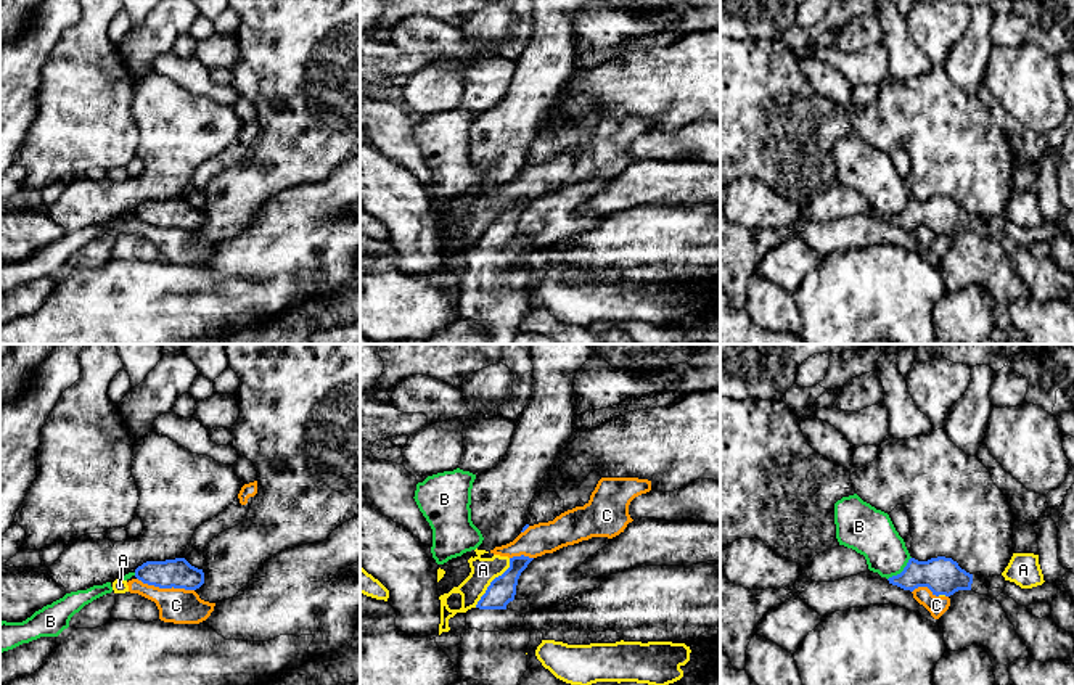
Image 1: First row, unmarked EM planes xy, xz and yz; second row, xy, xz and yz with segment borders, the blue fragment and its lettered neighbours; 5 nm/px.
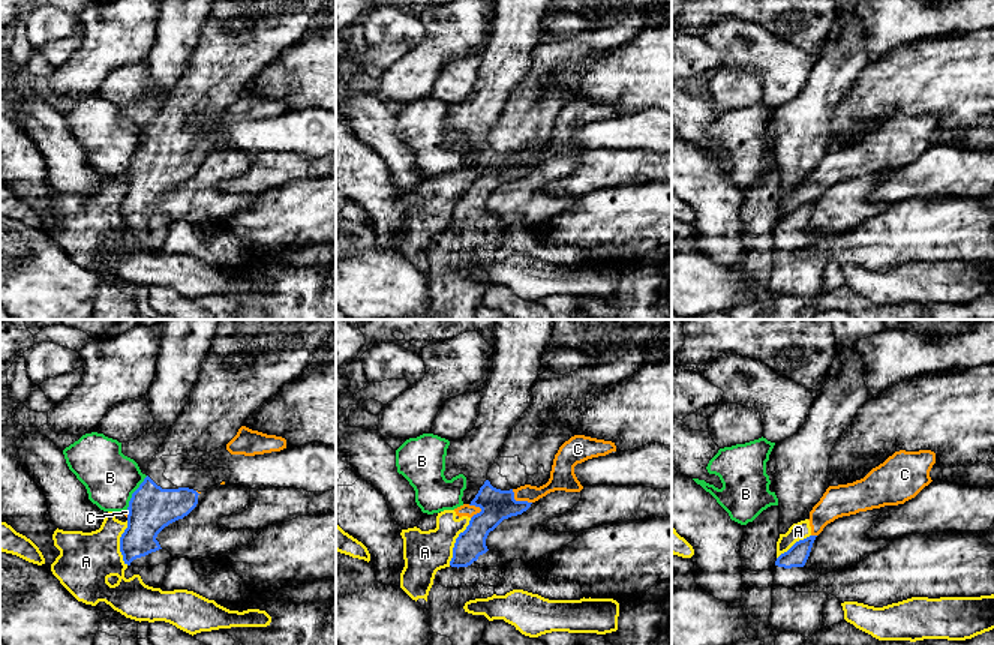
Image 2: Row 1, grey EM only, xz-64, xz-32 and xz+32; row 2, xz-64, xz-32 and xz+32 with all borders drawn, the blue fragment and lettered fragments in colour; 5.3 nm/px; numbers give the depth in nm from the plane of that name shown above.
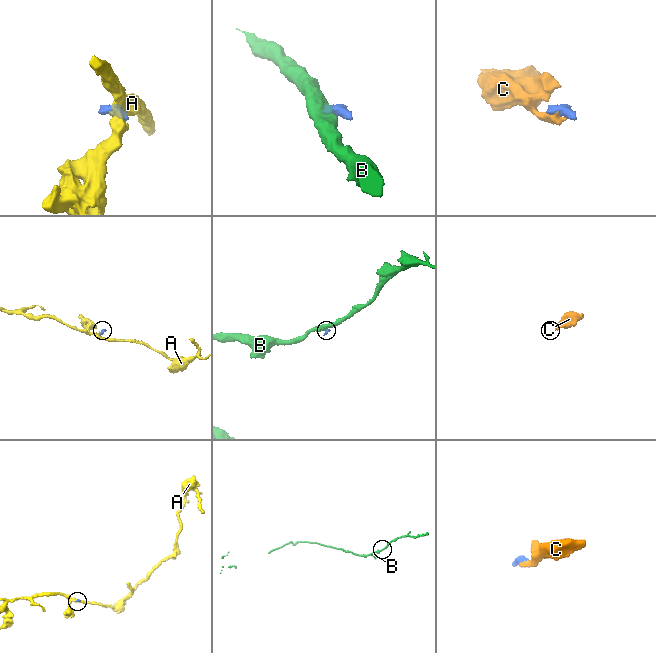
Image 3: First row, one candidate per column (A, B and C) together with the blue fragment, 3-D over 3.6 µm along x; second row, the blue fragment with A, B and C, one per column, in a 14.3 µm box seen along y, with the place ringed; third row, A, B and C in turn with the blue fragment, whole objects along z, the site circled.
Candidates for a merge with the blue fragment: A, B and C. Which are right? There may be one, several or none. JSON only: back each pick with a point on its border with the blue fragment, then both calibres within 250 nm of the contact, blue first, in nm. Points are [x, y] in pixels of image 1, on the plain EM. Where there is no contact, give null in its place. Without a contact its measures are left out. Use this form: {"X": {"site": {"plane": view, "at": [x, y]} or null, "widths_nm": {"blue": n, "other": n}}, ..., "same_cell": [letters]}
{"same_cell": []}

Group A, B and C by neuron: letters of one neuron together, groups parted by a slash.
A C / B

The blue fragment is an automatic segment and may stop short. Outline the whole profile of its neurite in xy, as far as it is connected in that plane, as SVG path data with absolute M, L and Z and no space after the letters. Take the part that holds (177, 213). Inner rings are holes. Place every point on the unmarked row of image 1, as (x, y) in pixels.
M185 198L146 201L135 209L135 217L143 224L159 228L196 230L204 224L204 212Z

